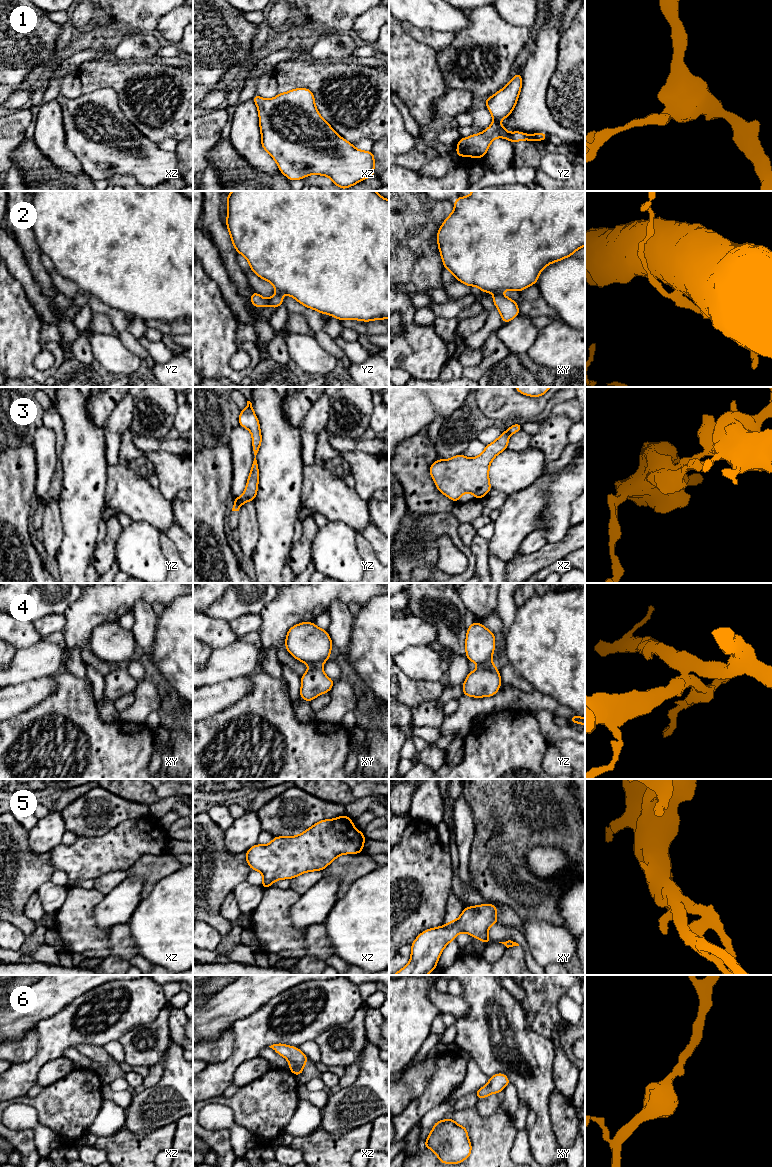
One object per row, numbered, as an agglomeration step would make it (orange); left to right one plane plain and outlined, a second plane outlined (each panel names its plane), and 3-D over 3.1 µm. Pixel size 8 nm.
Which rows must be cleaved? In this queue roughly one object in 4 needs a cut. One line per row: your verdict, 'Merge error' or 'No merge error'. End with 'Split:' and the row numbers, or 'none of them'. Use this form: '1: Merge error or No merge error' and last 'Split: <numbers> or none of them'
1: No merge error
2: Merge error
3: Merge error
4: Merge error
5: No merge error
6: No merge error
Split: 2, 3, 4

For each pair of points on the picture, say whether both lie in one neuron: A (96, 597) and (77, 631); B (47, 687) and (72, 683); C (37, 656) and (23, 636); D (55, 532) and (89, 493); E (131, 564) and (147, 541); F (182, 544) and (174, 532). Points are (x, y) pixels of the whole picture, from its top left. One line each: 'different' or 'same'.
A: same
B: different
C: different
D: different
E: same
F: same

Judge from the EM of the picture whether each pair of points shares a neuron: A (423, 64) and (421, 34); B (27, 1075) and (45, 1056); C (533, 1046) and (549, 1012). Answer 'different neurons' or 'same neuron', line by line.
A: different neurons
B: same neuron
C: different neurons

